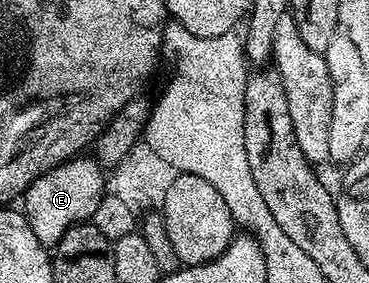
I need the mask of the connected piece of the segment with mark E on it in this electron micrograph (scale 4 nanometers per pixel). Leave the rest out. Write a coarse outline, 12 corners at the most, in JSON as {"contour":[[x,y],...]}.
{"contour":[[77,155],[30,183],[22,212],[56,246],[106,196],[95,156]]}

